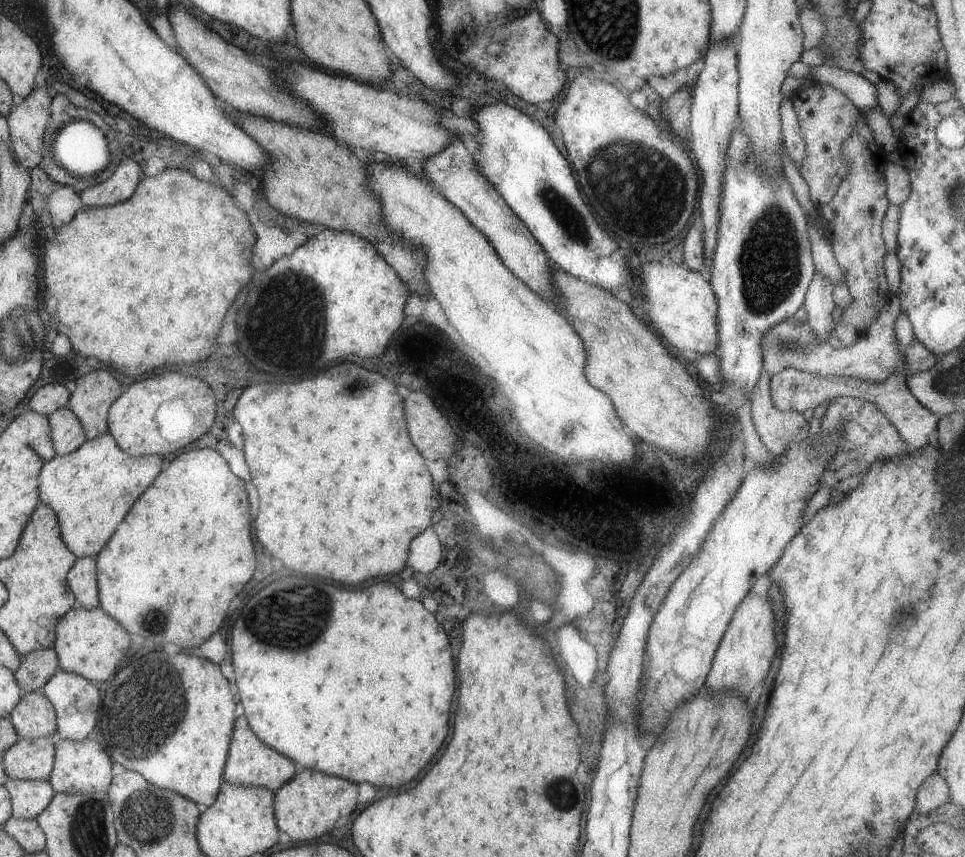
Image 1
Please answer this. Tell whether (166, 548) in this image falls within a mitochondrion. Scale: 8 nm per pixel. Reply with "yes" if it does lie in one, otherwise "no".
no

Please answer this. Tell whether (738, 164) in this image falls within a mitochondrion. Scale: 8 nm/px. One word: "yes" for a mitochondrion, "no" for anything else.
yes

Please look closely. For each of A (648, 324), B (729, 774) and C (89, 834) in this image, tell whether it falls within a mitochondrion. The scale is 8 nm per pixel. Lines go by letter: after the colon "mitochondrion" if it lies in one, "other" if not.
A: other
B: other
C: mitochondrion

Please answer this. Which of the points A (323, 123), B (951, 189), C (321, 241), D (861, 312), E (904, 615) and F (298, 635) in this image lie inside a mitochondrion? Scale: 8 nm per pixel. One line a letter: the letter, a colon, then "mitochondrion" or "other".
A: other
B: mitochondrion
C: other
D: other
E: mitochondrion
F: mitochondrion

